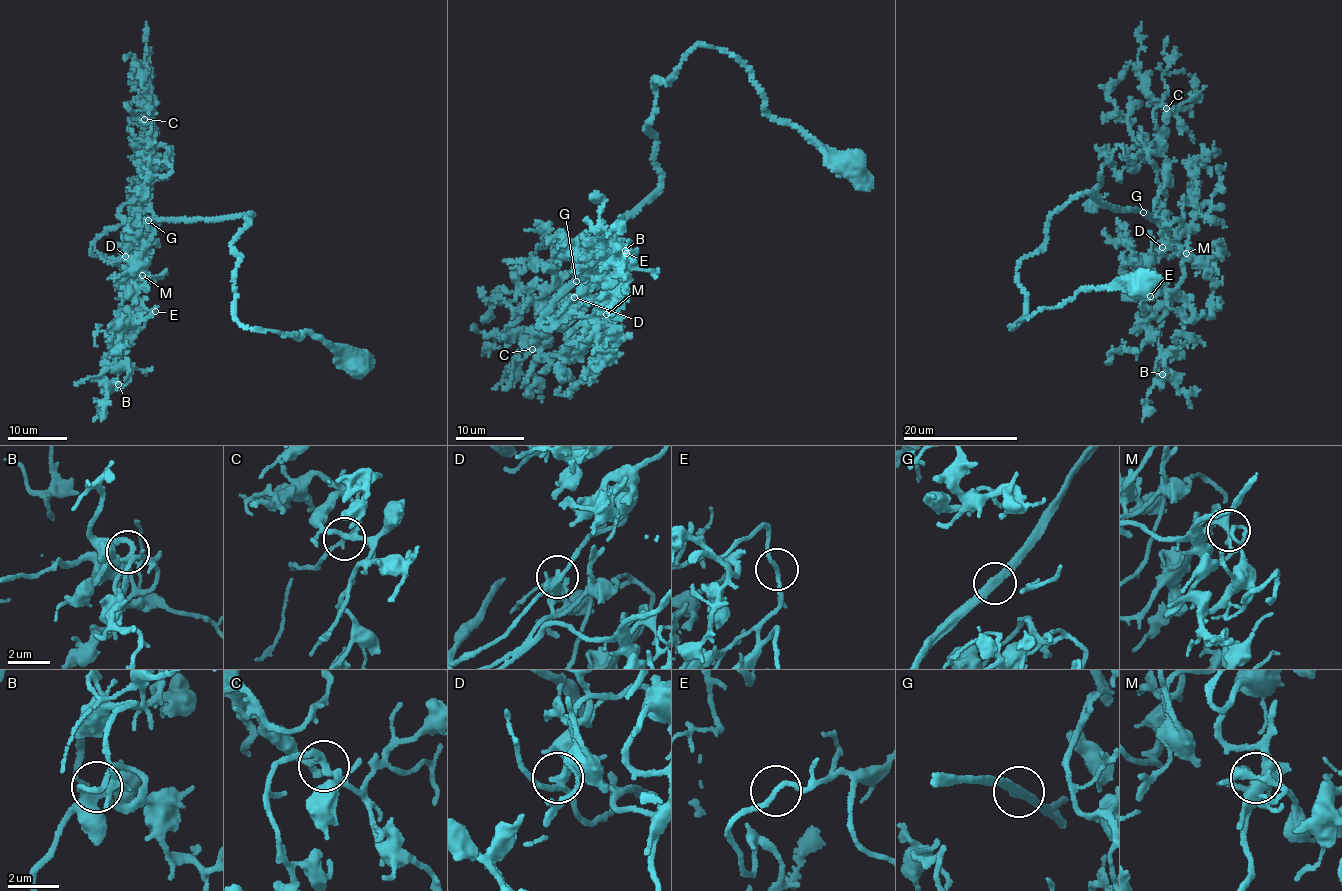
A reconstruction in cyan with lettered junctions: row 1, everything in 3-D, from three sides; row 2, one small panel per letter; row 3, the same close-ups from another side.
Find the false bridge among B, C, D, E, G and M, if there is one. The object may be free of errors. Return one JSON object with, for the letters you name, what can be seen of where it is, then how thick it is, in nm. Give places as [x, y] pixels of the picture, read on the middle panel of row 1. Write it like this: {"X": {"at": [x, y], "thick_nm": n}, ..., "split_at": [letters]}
{"split_at": []}

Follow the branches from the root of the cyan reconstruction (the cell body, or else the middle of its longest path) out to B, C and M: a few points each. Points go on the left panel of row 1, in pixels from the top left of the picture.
B: (354, 362), (234, 318), (251, 214), (149, 220), (91, 249), (145, 313), (112, 346), (118, 384)
C: (354, 362), (234, 318), (231, 242), (251, 214), (119, 217), (169, 172), (141, 153), (144, 119)
M: (354, 362), (321, 338), (234, 318), (241, 257), (231, 242), (251, 214), (122, 224), (91, 248), (143, 275)

